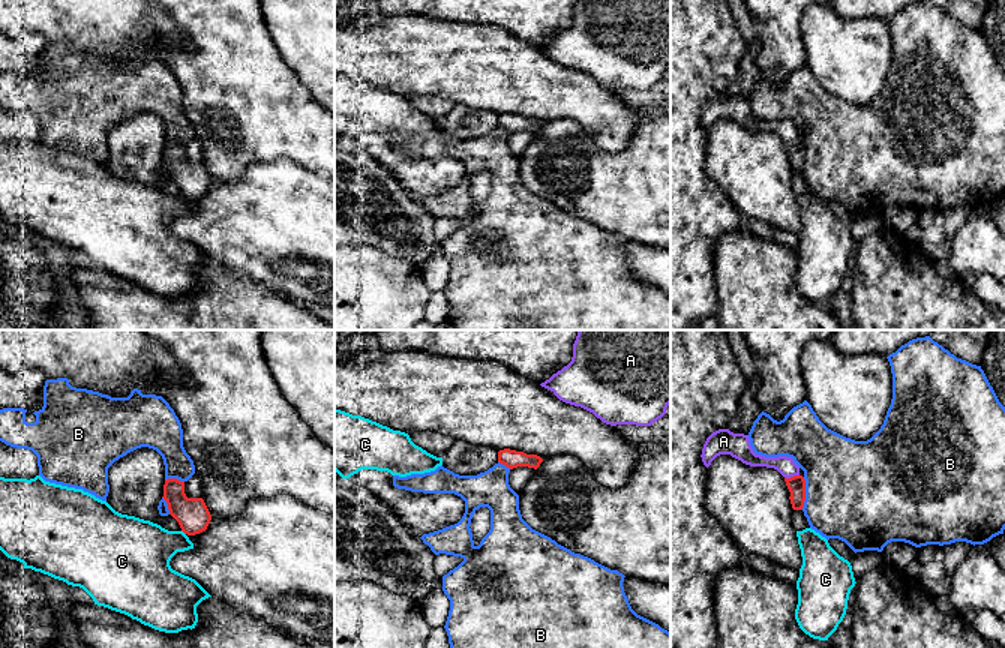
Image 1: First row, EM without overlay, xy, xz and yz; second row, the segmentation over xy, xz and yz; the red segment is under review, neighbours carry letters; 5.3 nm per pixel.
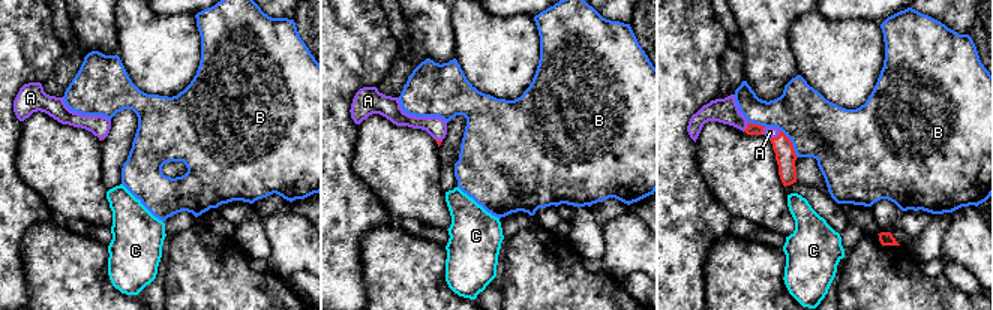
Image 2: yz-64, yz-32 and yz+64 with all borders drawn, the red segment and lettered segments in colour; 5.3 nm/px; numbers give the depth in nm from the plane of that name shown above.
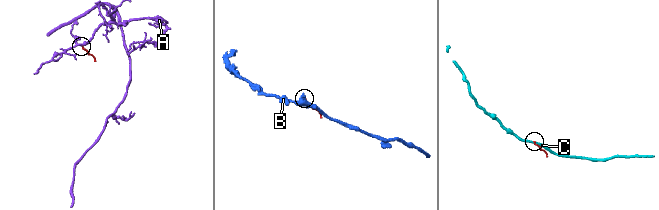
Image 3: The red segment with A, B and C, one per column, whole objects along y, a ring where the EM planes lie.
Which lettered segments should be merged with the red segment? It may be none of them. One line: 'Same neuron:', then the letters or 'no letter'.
Same neuron: A

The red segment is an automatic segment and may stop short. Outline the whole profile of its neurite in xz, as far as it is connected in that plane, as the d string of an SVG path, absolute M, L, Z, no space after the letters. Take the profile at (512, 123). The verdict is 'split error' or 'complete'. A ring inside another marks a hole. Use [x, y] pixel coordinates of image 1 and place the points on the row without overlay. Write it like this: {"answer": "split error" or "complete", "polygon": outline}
{"answer": "complete", "polygon": "M504 112L498 116L498 126L510 134L518 130L528 130L537 134L543 123L537 118L526 118L524 116Z"}

